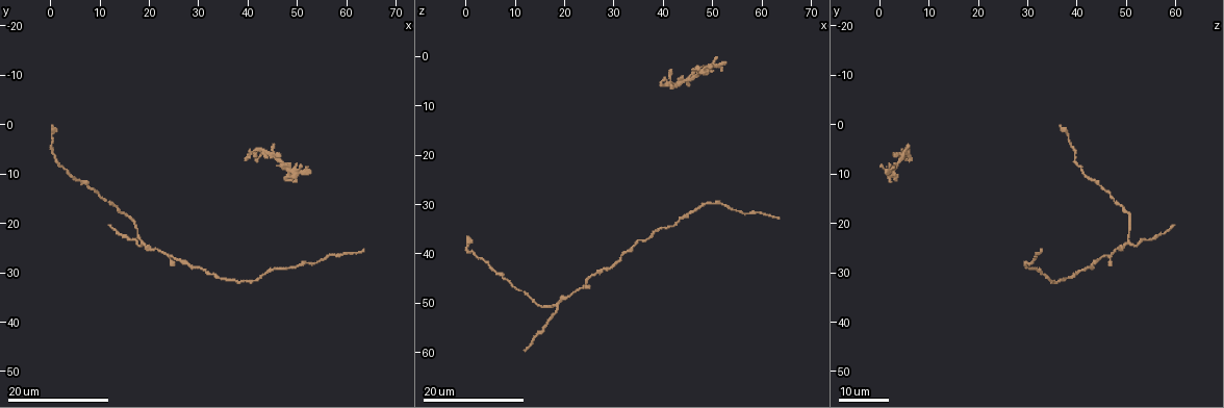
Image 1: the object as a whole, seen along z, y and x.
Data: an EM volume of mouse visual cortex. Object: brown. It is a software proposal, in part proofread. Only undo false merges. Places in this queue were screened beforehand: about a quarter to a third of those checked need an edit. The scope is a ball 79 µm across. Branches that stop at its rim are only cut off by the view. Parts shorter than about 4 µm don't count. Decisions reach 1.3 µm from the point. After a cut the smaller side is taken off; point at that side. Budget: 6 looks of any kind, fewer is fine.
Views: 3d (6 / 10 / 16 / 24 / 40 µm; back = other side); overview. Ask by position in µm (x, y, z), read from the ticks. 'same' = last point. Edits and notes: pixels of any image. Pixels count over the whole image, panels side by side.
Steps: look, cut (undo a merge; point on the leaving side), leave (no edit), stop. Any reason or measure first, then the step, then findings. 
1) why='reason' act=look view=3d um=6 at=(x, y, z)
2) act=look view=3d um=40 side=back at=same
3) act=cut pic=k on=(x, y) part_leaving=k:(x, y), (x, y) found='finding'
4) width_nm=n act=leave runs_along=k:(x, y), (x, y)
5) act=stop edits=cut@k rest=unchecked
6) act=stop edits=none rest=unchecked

why='narrows sharply' act=look view=3d um=16 at=(41.0, 31.5, 35.0)

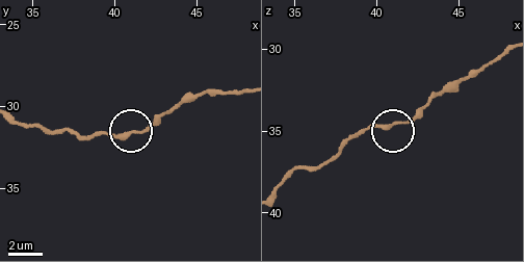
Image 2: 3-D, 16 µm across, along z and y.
act=look view=3d um=10 at=(41.4, 31.6, 34.4)

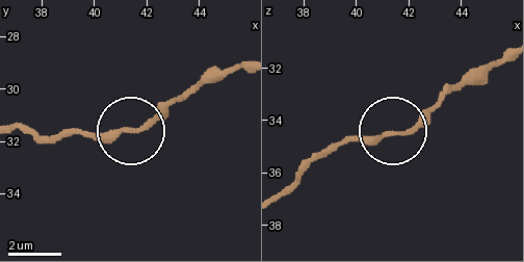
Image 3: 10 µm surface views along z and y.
act=leave runs_along=3:(19, 124), (45, 137), (139, 131), (190, 86) found='continuous, no second neuron'

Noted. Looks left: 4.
act=look view=3d um=24 at=(51.0, 28.0, 29.0)

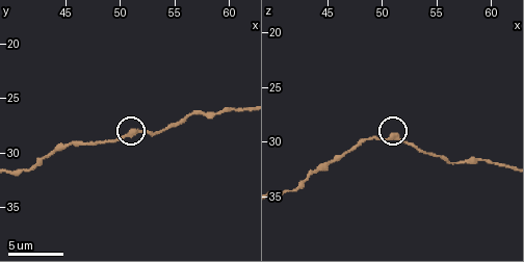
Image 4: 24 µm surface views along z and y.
act=look view=3d um=6 at=(51.2, 28.0, 29.4)

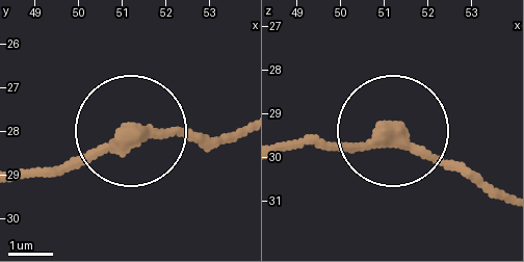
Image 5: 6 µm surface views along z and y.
side_arm_um=14 act=leave runs_along=5:(19, 169), (75, 165), (141, 132), (238, 132) found='one neuron here'

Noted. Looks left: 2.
act=stop edits=none rest=unchecked

